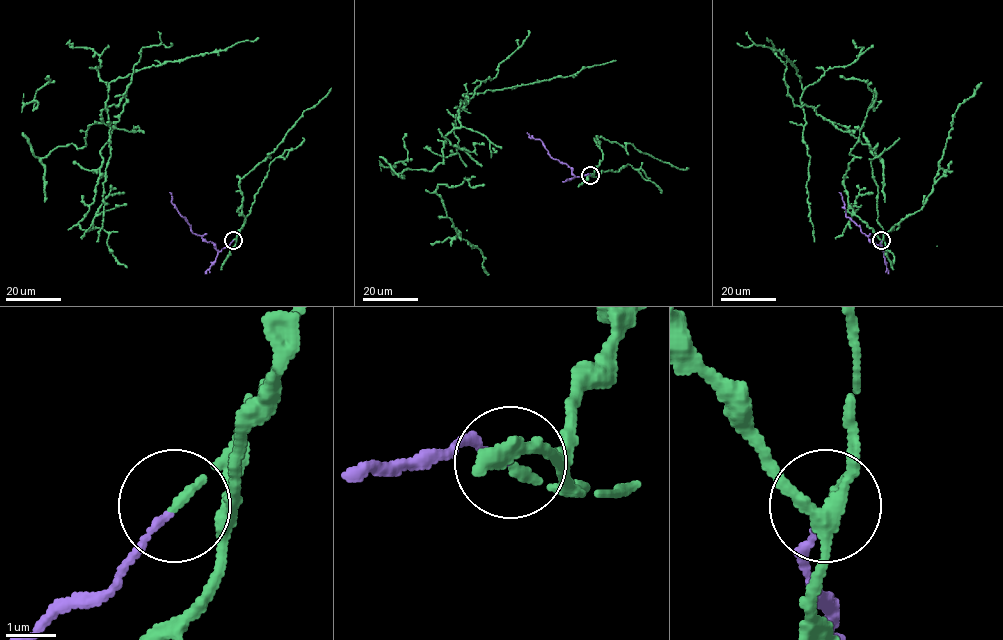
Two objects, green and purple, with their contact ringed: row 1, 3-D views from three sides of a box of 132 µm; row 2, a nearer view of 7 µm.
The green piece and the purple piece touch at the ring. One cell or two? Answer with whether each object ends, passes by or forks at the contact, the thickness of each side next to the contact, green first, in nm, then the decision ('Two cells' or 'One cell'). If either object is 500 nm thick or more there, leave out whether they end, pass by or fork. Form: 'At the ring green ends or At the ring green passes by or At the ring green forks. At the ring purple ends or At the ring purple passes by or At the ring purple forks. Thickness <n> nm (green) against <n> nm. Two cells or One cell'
At the ring green ends. At the ring purple ends. Thickness 170 nm (green) against 110 nm. Two cells

